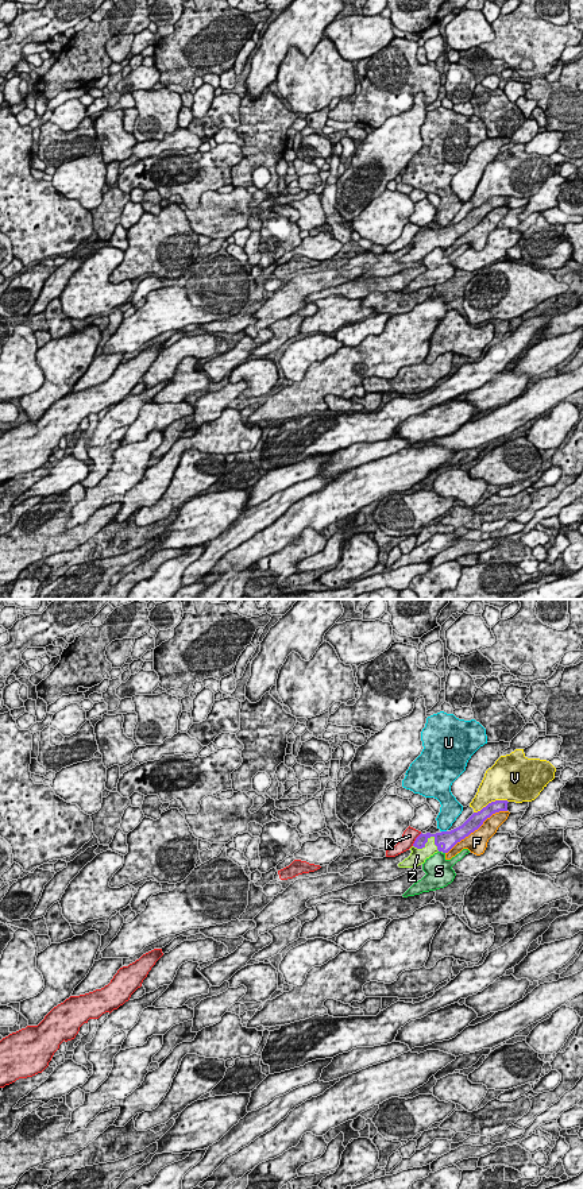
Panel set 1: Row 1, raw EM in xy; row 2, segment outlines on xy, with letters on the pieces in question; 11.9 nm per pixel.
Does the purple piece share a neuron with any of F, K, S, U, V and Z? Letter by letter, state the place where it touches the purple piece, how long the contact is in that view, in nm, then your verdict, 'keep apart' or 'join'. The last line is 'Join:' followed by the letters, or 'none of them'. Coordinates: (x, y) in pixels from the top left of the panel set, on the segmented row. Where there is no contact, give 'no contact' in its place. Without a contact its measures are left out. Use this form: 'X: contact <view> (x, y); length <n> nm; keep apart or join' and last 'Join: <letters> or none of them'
F: contact xy (475, 829); length 900 nm; keep apart
K: contact xy (416, 840); length 200 nm; keep apart
S: no contact; keep apart
U: contact xy (444, 832); length 70 nm; keep apart
V: contact xy (491, 802); length 440 nm; keep apart
Z: contact xy (429, 837); length 320 nm; join
Join: Z

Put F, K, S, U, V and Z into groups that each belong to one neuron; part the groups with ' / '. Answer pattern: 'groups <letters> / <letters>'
groups F / K / S / U / V / Z

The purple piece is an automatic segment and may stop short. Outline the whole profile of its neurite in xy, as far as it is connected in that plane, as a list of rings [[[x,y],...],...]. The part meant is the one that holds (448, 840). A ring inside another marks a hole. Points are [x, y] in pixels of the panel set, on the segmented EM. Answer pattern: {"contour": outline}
{"contour": [[[507,800],[491,802],[480,811],[474,812],[462,826],[451,831],[441,831],[436,834],[421,833],[410,848],[410,856],[399,862],[398,866],[414,868],[424,864],[426,858],[437,852],[448,853],[457,842],[478,830],[493,814],[507,811],[507,803]]]}

